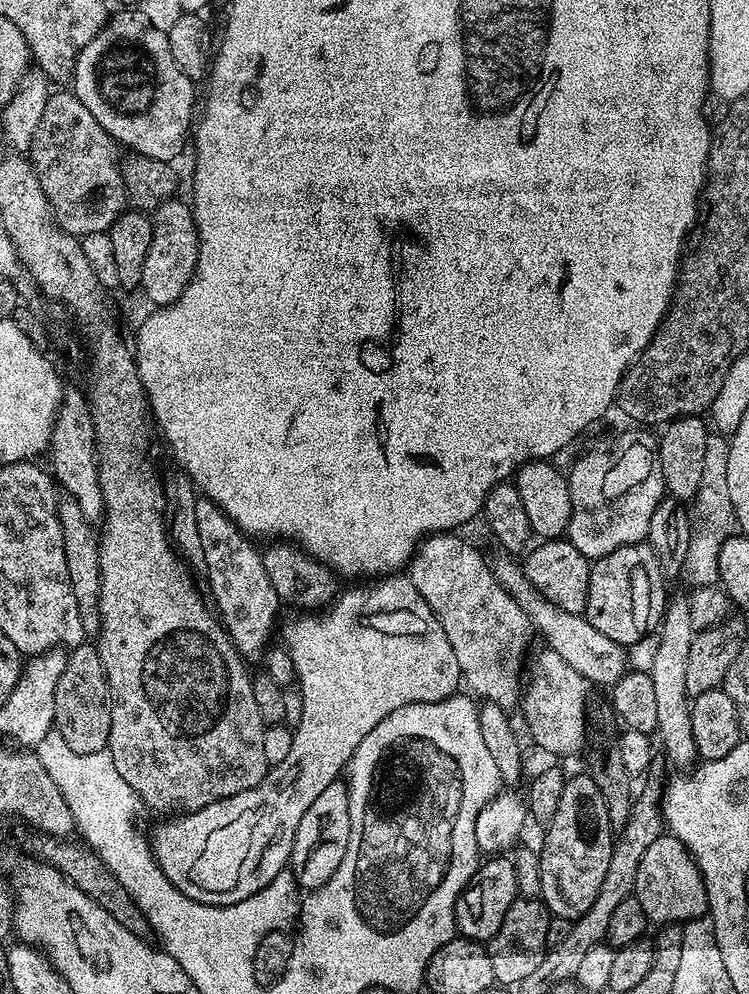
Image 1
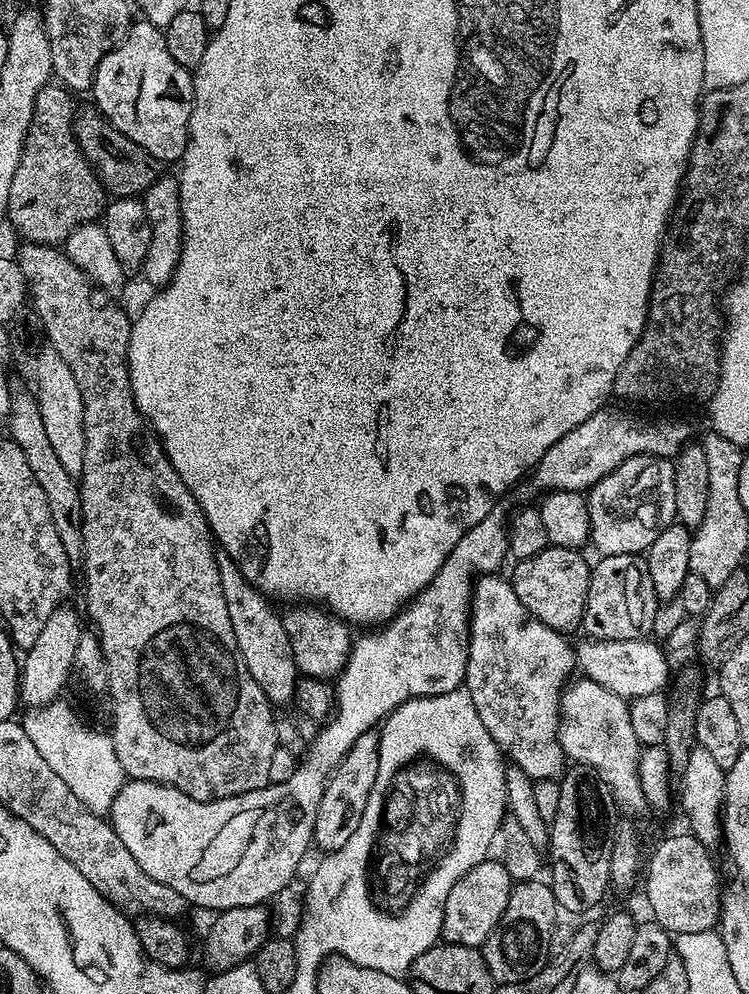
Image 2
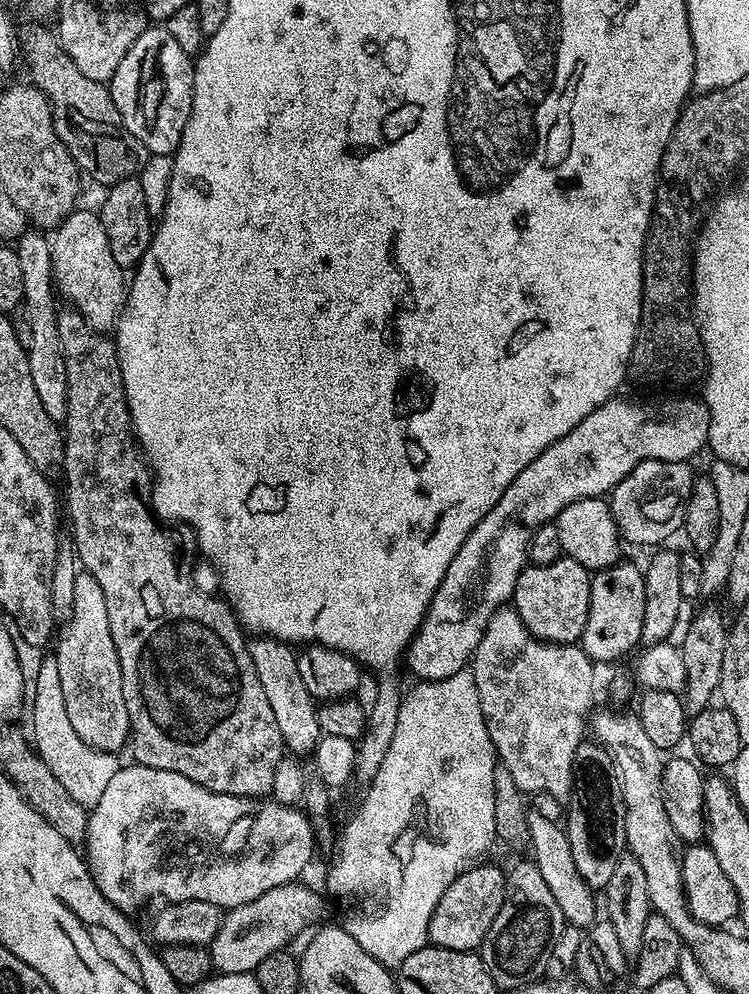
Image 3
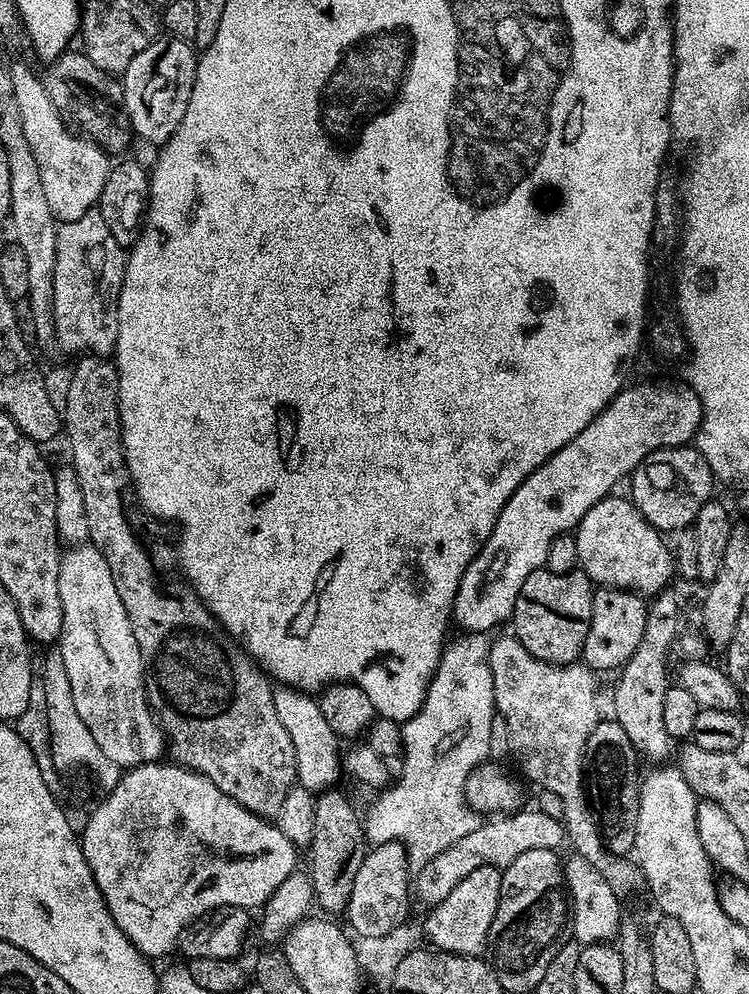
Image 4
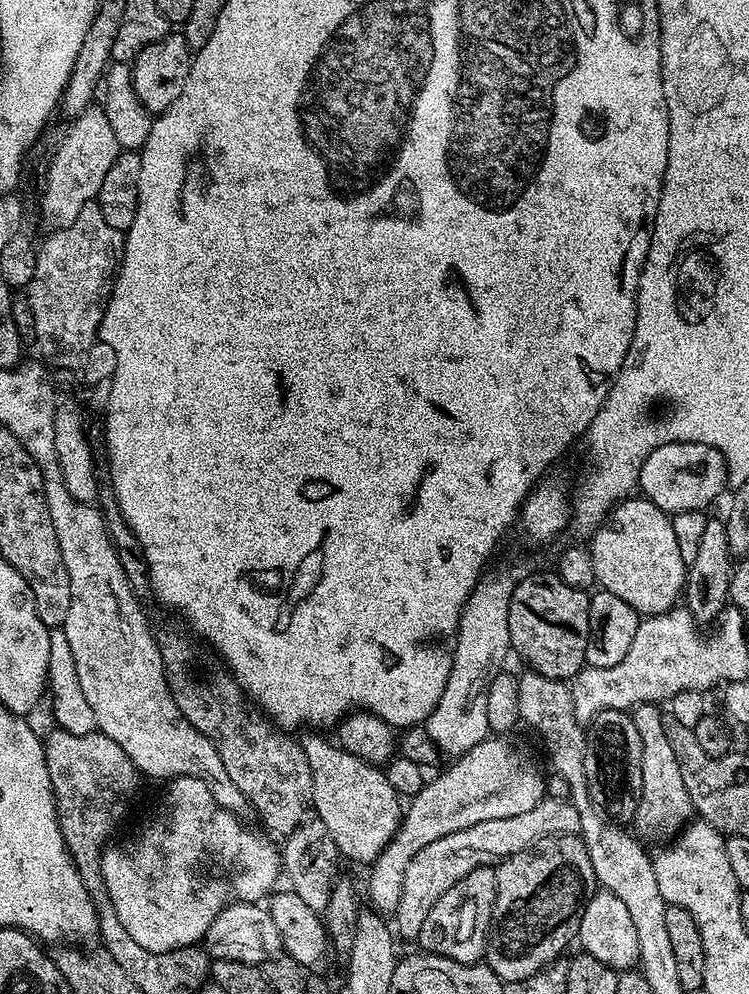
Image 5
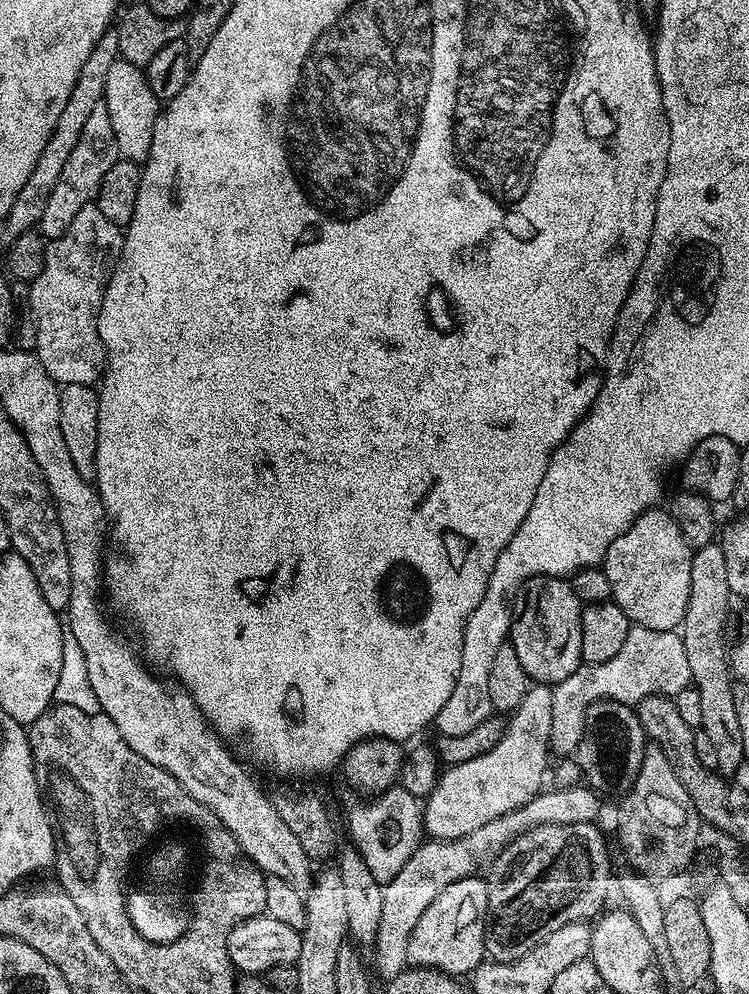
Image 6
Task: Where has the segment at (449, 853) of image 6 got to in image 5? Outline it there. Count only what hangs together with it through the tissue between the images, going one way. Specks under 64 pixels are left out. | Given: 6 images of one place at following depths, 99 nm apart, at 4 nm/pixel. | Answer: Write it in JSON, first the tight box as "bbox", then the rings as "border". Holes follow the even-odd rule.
{"bbox":[394,799,580,941],"border":[[[542,799],[531,810],[510,818],[491,819],[470,826],[469,829],[448,834],[444,838],[431,843],[418,851],[406,866],[406,874],[402,881],[401,900],[394,913],[394,928],[406,939],[415,941],[422,930],[422,922],[426,922],[426,914],[434,910],[434,902],[454,886],[470,870],[487,868],[505,860],[507,856],[526,850],[534,842],[547,836],[574,836],[580,831],[580,815],[571,800]]]}

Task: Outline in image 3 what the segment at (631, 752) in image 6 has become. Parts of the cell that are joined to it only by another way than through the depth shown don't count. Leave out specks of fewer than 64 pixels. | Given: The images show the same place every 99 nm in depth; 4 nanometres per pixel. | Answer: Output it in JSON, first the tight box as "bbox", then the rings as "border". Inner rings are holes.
{"bbox":[566,742,628,886],"border":[[[581,742],[576,751],[576,766],[572,769],[572,783],[574,800],[580,803],[580,808],[569,807],[566,812],[570,854],[574,854],[578,874],[582,874],[590,886],[603,886],[610,882],[614,866],[618,866],[628,847],[626,802],[612,755],[598,743]]]}

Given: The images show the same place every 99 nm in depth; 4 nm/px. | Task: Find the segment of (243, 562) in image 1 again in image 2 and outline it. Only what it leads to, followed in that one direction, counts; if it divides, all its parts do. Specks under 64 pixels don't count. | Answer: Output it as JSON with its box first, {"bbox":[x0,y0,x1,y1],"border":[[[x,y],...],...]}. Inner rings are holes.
{"bbox":[216,555,298,706],"border":[[[217,555],[216,561],[218,578],[226,598],[226,610],[230,614],[230,626],[234,626],[234,638],[238,638],[238,650],[242,654],[242,662],[246,662],[246,670],[250,670],[250,678],[262,686],[262,694],[266,694],[274,706],[291,705],[296,699],[298,673],[283,615],[272,609],[273,601],[240,573],[228,555]]]}

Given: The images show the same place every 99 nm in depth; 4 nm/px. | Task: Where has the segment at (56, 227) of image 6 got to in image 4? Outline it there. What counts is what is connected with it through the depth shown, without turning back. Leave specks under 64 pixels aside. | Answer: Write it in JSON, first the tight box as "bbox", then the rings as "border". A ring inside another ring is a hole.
{"bbox":[10,65,110,222],"border":[[[11,65],[10,82],[14,82],[14,96],[18,98],[18,110],[22,114],[22,130],[26,134],[26,142],[30,142],[34,162],[38,162],[42,186],[46,193],[46,206],[50,206],[50,214],[54,214],[56,221],[74,222],[74,218],[82,218],[82,214],[93,211],[99,205],[102,186],[106,186],[106,178],[110,171],[109,153],[95,140],[70,130],[66,121],[58,114],[54,102],[50,102],[43,79],[37,73],[35,76],[26,65]]]}

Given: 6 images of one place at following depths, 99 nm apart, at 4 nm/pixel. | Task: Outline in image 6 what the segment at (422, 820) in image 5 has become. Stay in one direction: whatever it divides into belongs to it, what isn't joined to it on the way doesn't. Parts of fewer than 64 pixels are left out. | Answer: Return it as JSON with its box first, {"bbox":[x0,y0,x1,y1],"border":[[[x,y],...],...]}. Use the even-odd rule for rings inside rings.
{"bbox":[423,683,553,840],"border":[[[533,683],[505,723],[502,738],[485,754],[449,765],[423,803],[425,833],[433,839],[457,840],[494,818],[521,808],[539,793],[550,764],[553,687]]]}

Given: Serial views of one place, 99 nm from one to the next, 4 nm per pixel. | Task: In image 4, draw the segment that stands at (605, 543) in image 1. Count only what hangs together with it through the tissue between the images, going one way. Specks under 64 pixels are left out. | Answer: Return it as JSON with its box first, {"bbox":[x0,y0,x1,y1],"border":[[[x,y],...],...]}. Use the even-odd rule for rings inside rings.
{"bbox":[630,446,714,534],"border":[[[695,446],[683,448],[660,448],[647,456],[630,477],[632,504],[650,526],[662,534],[676,534],[687,529],[696,519],[698,510],[710,499],[708,487],[714,484],[712,471],[708,468],[706,458]]]}

